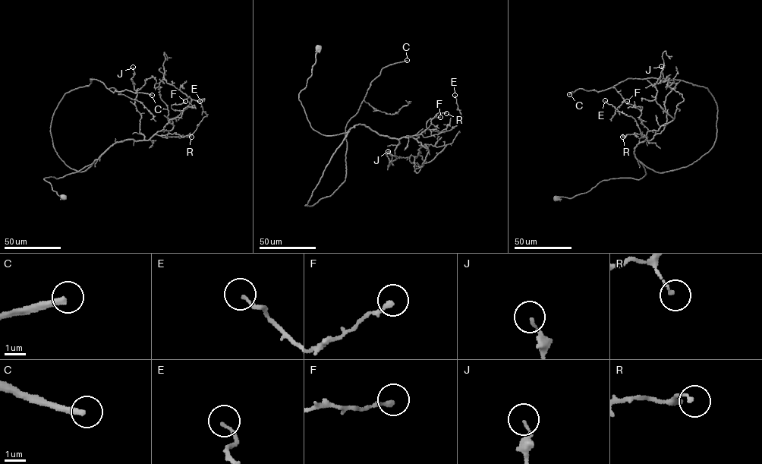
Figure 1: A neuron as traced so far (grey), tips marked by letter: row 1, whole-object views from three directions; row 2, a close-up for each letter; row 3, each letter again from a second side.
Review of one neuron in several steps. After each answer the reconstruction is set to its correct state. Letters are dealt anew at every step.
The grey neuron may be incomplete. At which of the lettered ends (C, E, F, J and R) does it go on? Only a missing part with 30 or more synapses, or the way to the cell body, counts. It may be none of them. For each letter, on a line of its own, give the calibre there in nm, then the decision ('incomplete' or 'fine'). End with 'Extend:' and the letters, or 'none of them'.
C: 280 nm thick; incomplete
E: 150 nm thick; fine
F: 240 nm thick; fine
J: 120 nm thick; fine
R: 130 nm thick; fine
Extend: C

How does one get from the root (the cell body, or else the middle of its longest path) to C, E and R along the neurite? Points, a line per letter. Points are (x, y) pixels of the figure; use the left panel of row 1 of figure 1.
C: (63, 197), (43, 179), (92, 164), (70, 168), (53, 146), (63, 96), (92, 78), (152, 95)
E: (63, 197), (43, 179), (78, 172), (126, 140), (189, 136), (207, 116), (199, 101)
R: (63, 197), (43, 179), (58, 178), (78, 172), (116, 143), (147, 140), (155, 134), (174, 133), (191, 137)

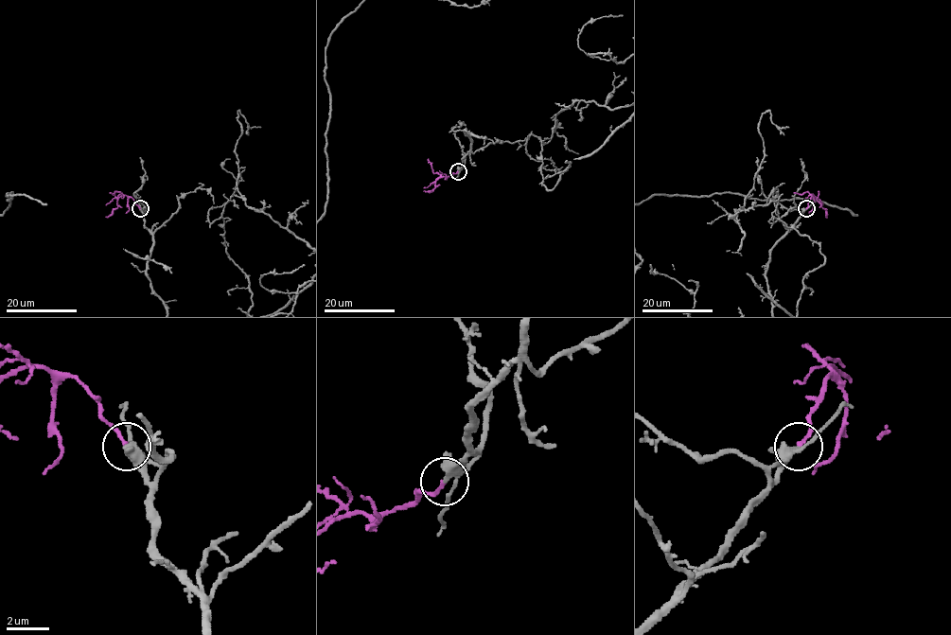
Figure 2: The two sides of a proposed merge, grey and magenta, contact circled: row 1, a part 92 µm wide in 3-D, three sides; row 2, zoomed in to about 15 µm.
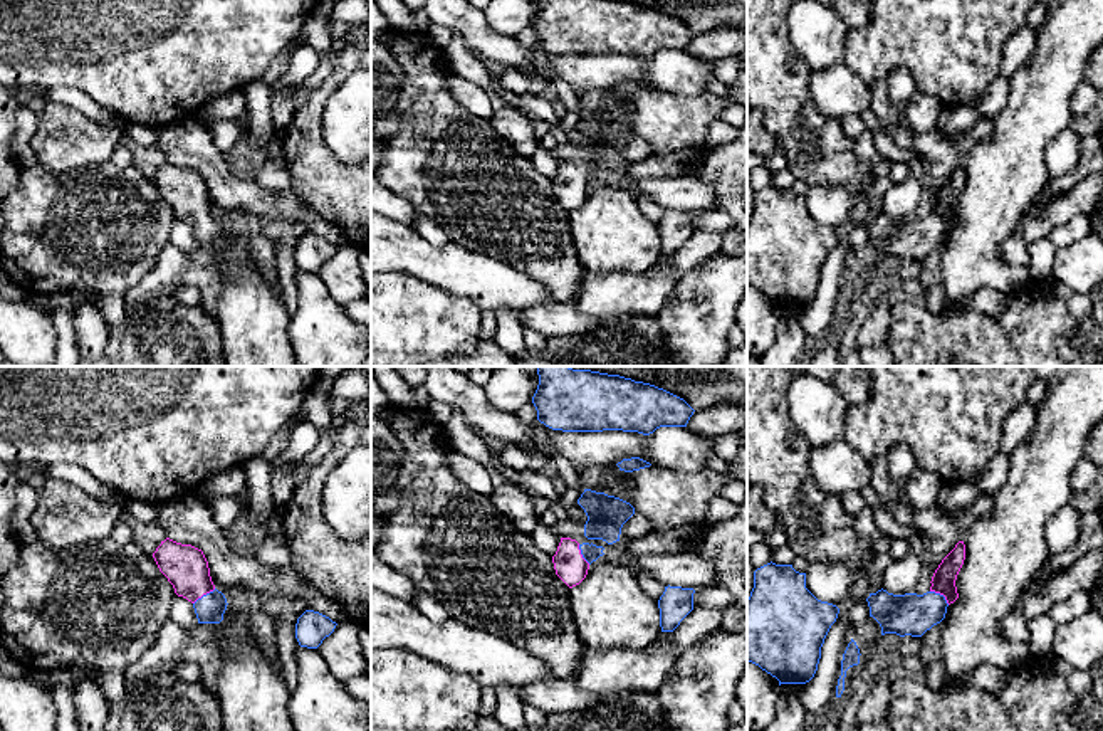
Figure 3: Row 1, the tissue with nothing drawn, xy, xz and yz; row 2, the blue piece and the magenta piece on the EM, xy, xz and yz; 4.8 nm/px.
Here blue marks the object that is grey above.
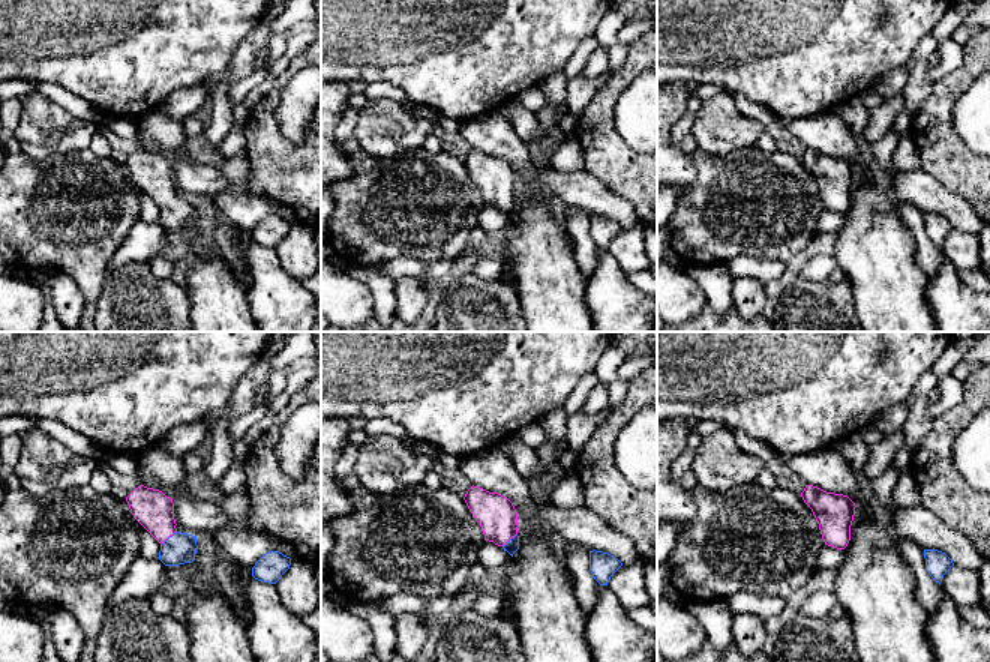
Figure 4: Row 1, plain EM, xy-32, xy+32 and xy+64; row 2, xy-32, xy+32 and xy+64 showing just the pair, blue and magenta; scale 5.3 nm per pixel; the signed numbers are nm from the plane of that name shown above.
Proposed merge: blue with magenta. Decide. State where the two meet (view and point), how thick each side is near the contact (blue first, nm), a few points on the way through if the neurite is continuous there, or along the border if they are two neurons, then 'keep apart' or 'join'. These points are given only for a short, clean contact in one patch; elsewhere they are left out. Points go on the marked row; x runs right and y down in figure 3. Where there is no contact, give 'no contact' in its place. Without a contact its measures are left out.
meets blue in xy at (203, 595); 140 nm thick on the blue side, 200 nm on the other; runs through xy (209, 609), (203, 595), (185, 567); join

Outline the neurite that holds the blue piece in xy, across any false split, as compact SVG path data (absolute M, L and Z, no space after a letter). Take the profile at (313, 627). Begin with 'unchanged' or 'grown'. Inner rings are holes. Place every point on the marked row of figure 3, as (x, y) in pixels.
unchanged | M306 610L295 623L295 639L301 647L307 649L317 649L326 637L329 637L334 628L336 622L332 622L329 617L314 612Z

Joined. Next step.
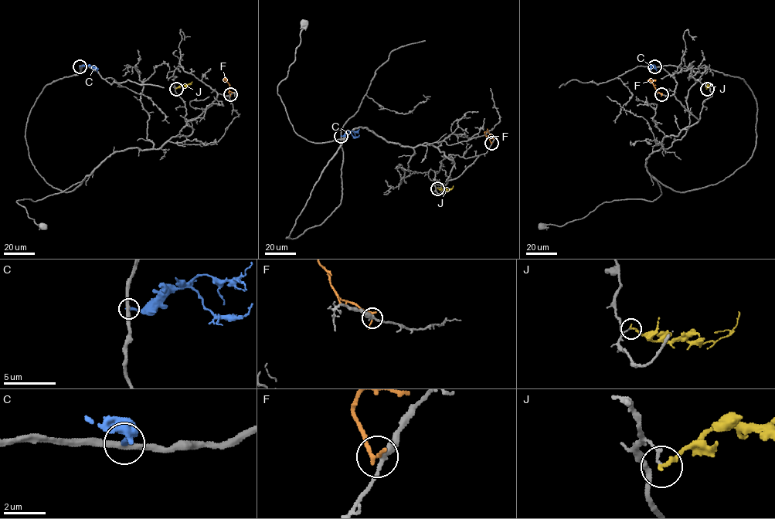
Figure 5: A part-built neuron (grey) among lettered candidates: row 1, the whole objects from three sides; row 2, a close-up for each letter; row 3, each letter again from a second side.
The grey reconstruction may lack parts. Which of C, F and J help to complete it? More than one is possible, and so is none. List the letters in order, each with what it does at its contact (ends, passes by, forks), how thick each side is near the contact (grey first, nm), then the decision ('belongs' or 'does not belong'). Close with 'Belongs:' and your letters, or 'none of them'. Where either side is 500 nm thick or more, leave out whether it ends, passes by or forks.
C: it ends there; 320 nm thick on the grey side, 240 nm on the other; does not belong
F: it ends there; 320 nm thick on the grey side, 200 nm on the other; does not belong
J: it ends there; 100 nm thick on the grey side, 200 nm on the other; does not belong
Belongs: none of them

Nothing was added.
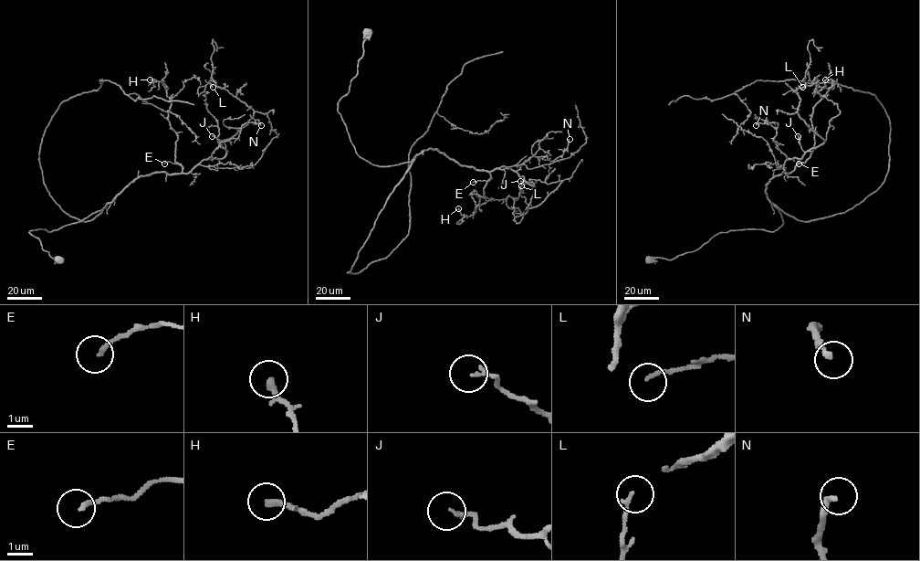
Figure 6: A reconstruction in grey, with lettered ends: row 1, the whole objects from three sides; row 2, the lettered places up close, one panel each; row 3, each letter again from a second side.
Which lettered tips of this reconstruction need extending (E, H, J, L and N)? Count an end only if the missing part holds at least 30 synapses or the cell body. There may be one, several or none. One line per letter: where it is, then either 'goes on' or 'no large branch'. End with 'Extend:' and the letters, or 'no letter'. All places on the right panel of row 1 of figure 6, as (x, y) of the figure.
E: at (799, 164); no large branch
H: at (825, 79); no large branch
J: at (798, 136); no large branch
L: at (802, 87); no large branch
N: at (756, 125); no large branch
Extend: no letter

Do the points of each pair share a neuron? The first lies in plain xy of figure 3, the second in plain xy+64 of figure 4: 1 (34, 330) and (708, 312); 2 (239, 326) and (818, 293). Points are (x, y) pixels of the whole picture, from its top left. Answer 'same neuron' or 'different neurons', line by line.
1: different neurons
2: different neurons

